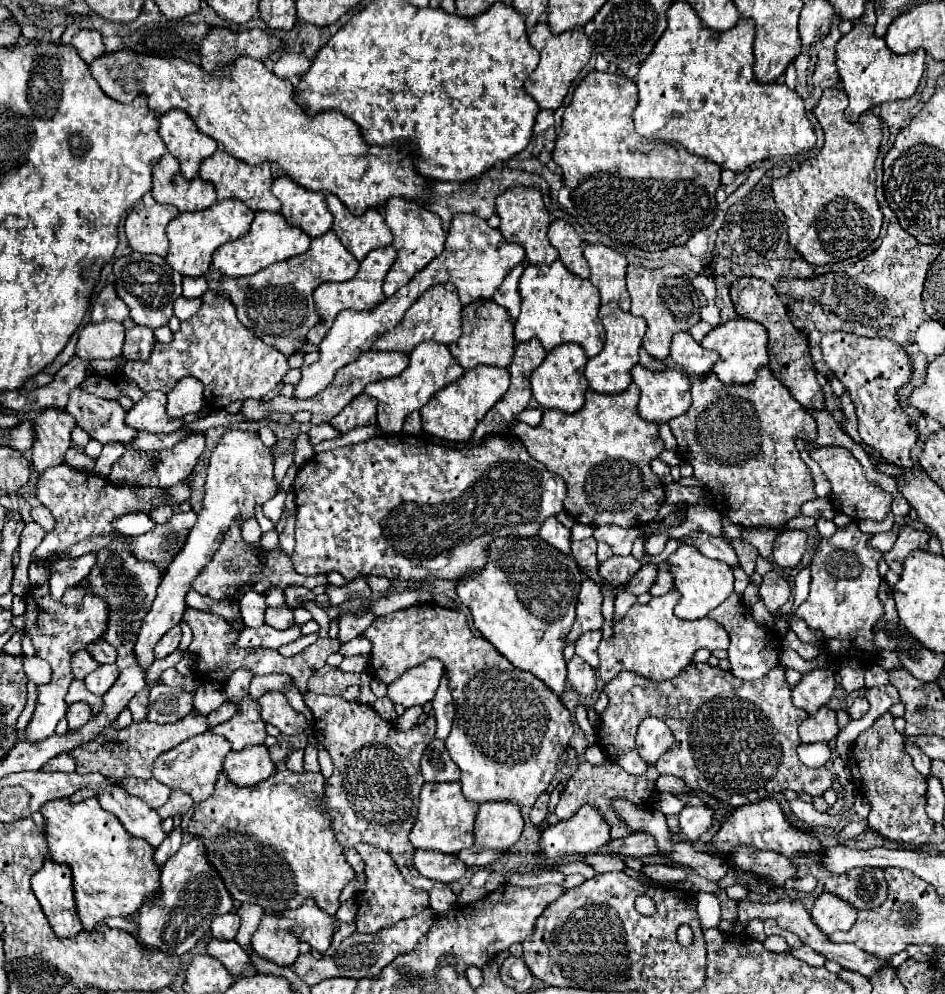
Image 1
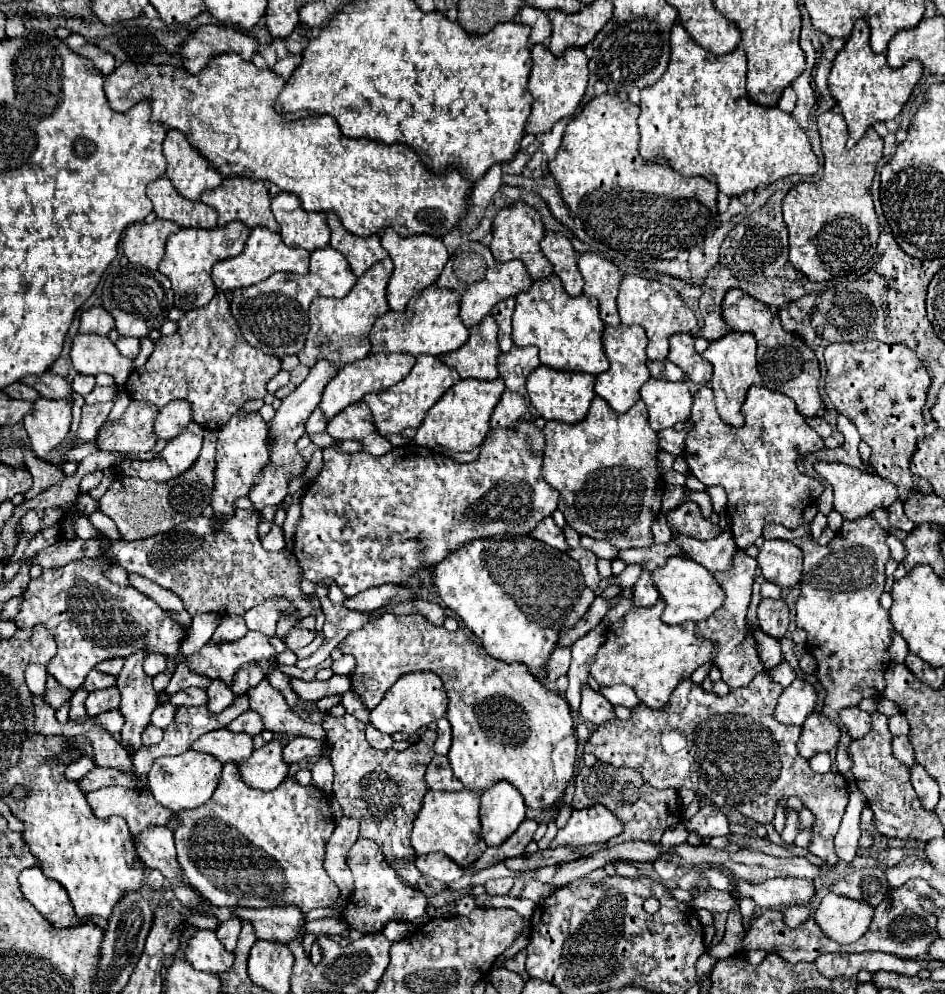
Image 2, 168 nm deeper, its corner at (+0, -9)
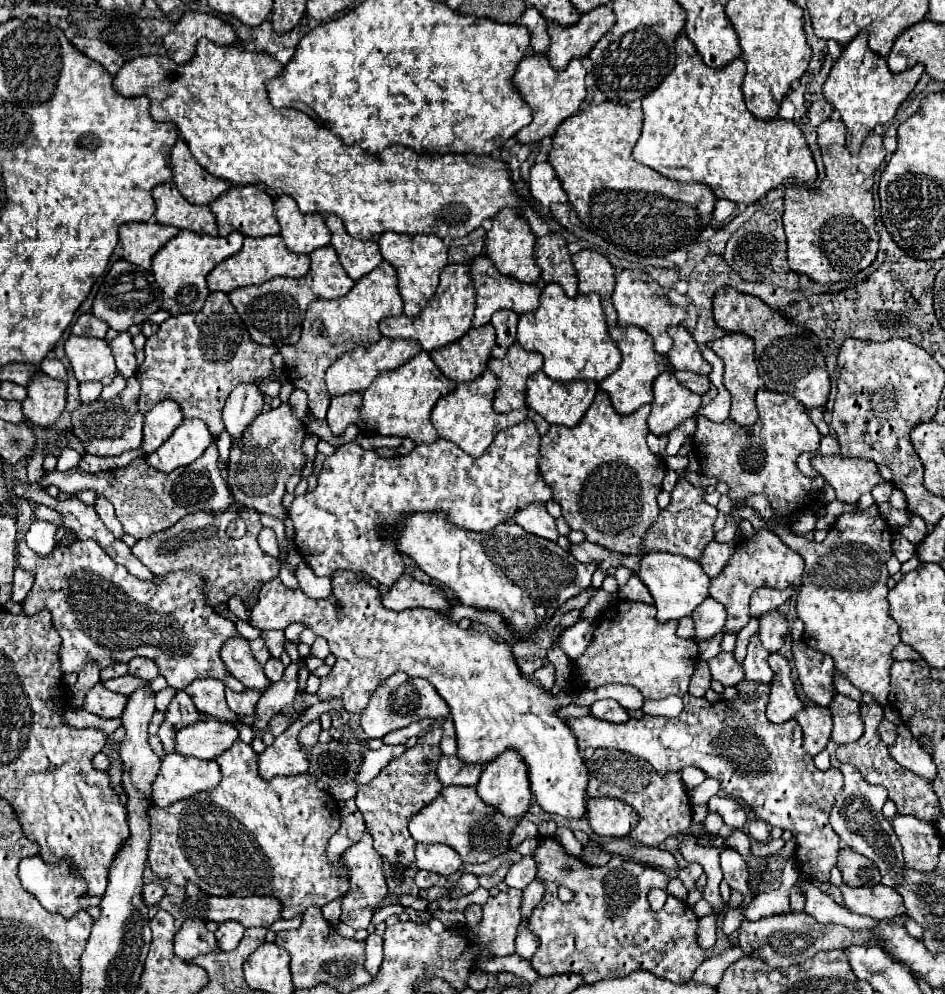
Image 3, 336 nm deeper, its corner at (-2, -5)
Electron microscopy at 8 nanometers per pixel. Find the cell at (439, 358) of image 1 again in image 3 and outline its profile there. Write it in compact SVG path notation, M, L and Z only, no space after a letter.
M422 351L420 355L412 357L404 367L394 371L384 371L374 379L374 383L362 393L364 403L358 417L358 427L364 433L378 433L378 435L398 435L408 437L414 443L432 443L436 441L438 433L430 423L430 411L442 395L448 395L456 383L440 375L434 367L430 355Z

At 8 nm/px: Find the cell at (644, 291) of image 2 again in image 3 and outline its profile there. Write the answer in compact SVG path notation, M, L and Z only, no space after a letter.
M626 269L616 277L616 287L612 293L612 303L614 309L618 311L618 325L620 327L628 327L628 325L636 325L644 331L648 331L654 339L654 349L662 355L668 353L668 349L672 347L672 339L666 333L666 329L670 325L678 325L684 321L686 311L682 307L676 307L670 303L670 299L664 295L662 287L644 271L640 269Z

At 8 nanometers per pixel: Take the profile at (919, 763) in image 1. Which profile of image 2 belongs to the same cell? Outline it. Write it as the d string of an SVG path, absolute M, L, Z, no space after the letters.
M894 737L892 739L892 751L894 751L894 757L902 763L906 763L908 767L914 767L916 765L916 757L914 757L914 747L912 743L908 741L908 737Z

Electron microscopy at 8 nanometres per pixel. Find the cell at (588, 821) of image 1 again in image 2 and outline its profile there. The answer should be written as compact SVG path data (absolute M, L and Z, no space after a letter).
M592 805L580 811L572 811L566 827L558 831L550 847L604 845L608 839L620 835L622 831L624 831L622 823L614 817L610 809L606 809L604 805Z

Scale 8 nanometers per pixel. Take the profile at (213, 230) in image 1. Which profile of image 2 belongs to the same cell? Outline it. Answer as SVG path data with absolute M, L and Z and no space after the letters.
M238 221L228 223L226 227L214 227L214 229L180 229L178 233L170 235L170 239L166 241L166 255L158 269L172 281L174 305L184 311L190 311L210 303L210 299L216 293L216 287L212 281L212 265L216 261L236 257L238 253L242 253L248 235L250 235L250 229Z

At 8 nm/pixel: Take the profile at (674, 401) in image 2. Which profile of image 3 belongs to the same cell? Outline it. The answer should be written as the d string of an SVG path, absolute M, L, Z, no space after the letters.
M666 371L654 381L654 401L648 427L654 435L668 435L684 419L696 415L700 405L702 395L690 391Z

